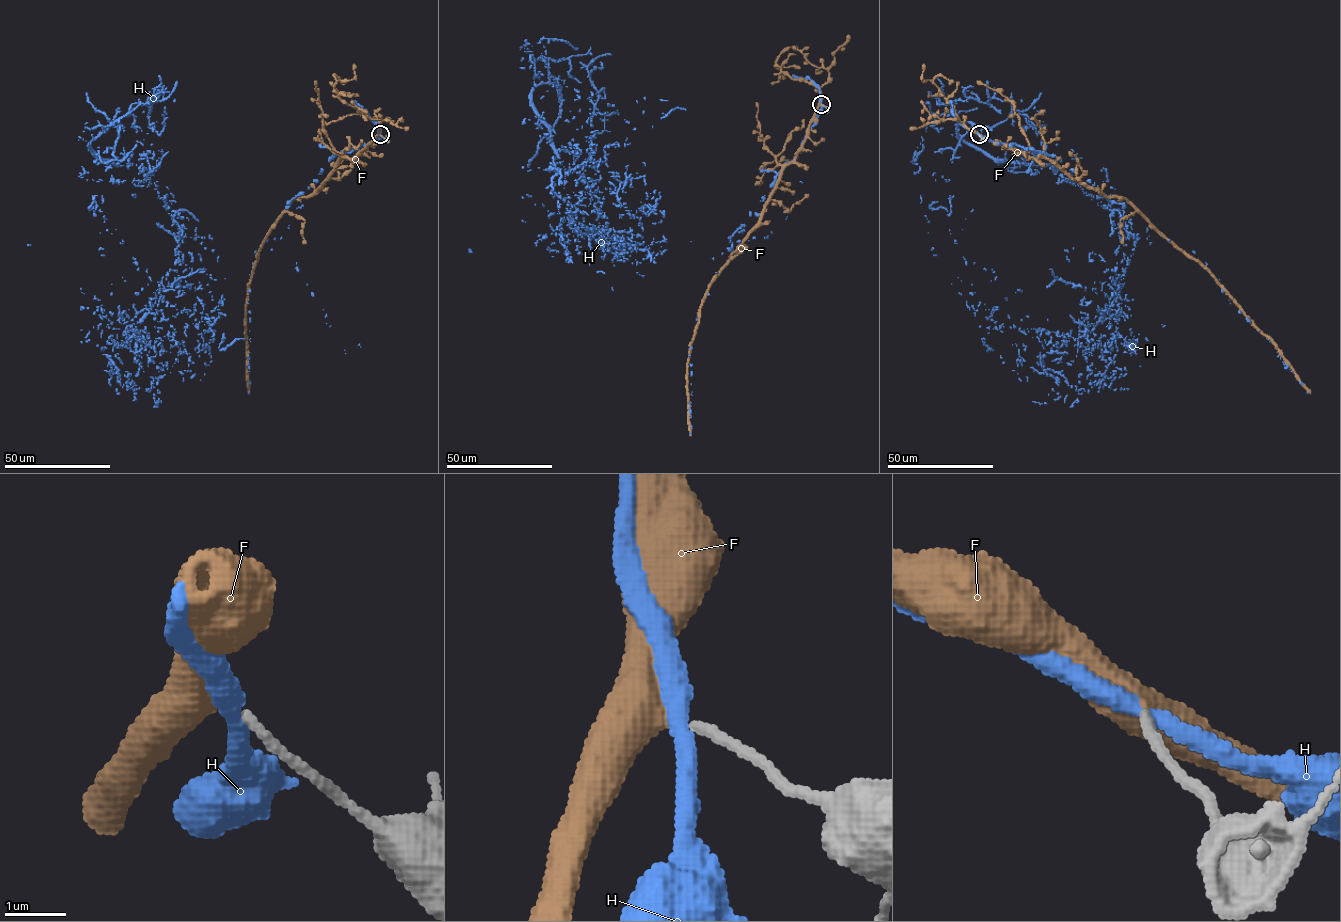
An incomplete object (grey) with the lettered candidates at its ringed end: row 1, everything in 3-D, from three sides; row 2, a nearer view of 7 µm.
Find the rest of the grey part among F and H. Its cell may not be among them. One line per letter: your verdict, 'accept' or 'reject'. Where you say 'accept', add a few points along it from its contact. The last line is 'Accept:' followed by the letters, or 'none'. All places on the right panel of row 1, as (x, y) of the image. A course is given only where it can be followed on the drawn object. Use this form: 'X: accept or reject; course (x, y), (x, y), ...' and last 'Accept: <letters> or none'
F: accept; course (979, 134), (1028, 156), (1049, 158), (1072, 178), (1105, 195), (1122, 196), (1209, 272), (1271, 341), (1310, 393)
H: reject
Accept: F

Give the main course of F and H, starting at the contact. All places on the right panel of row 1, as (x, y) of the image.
F: (979, 134), (1028, 156), (1049, 158), (1072, 178), (1105, 195), (1122, 196), (1209, 272), (1271, 341), (1310, 393)
H: (979, 134), (1121, 203), (1115, 279), (1127, 268), (1107, 200), (998, 161), (961, 139), (969, 122), (935, 255)

